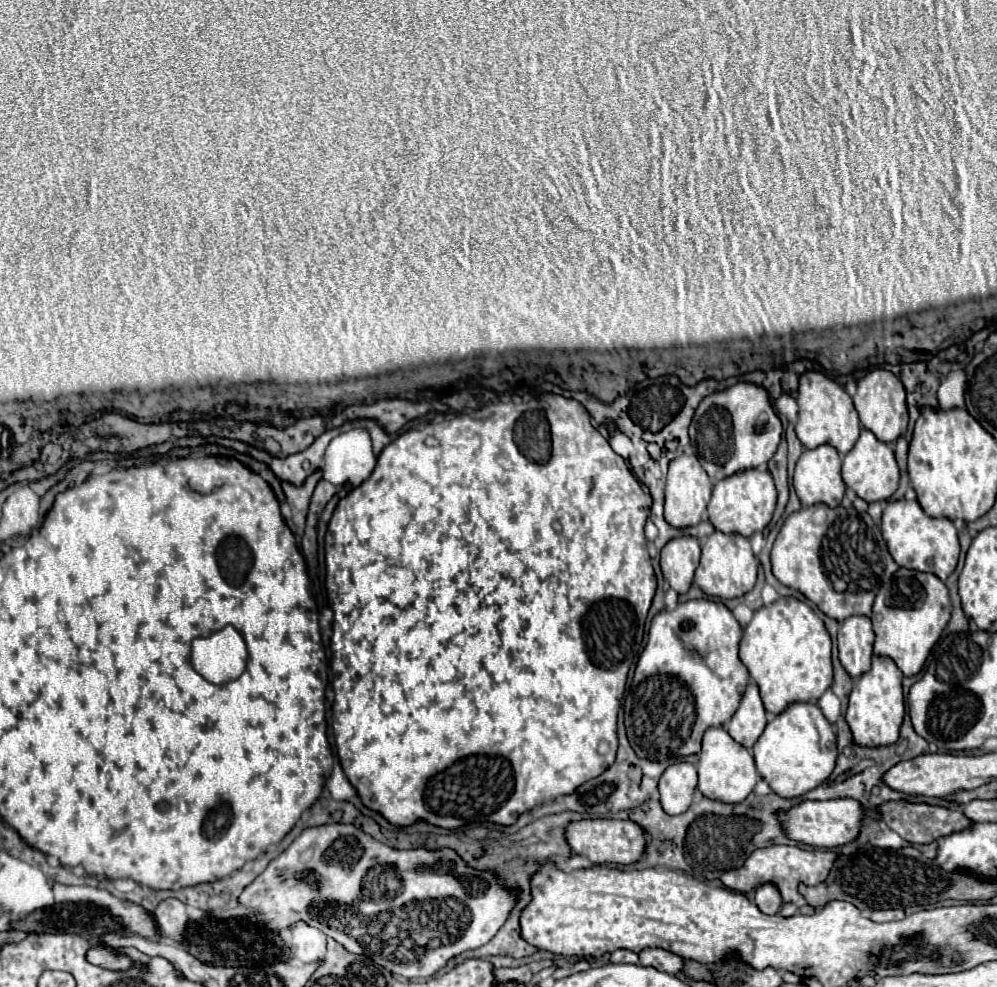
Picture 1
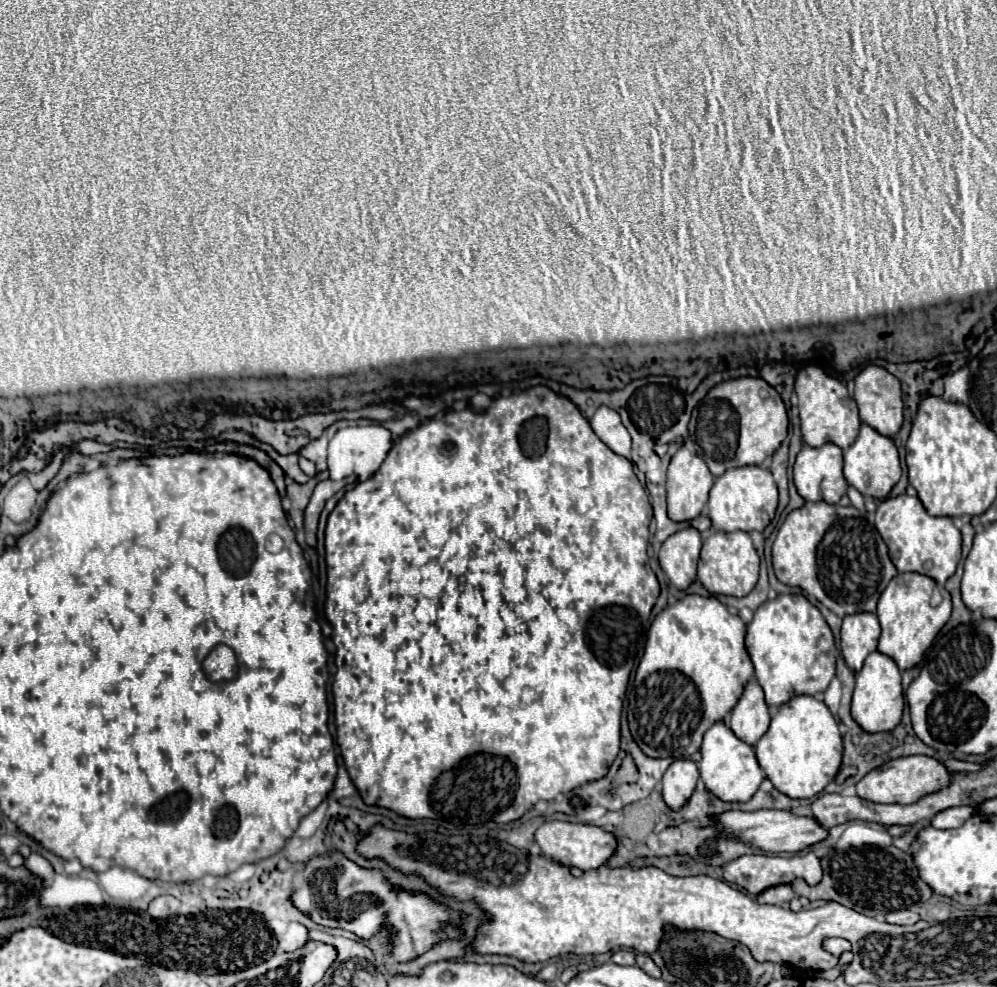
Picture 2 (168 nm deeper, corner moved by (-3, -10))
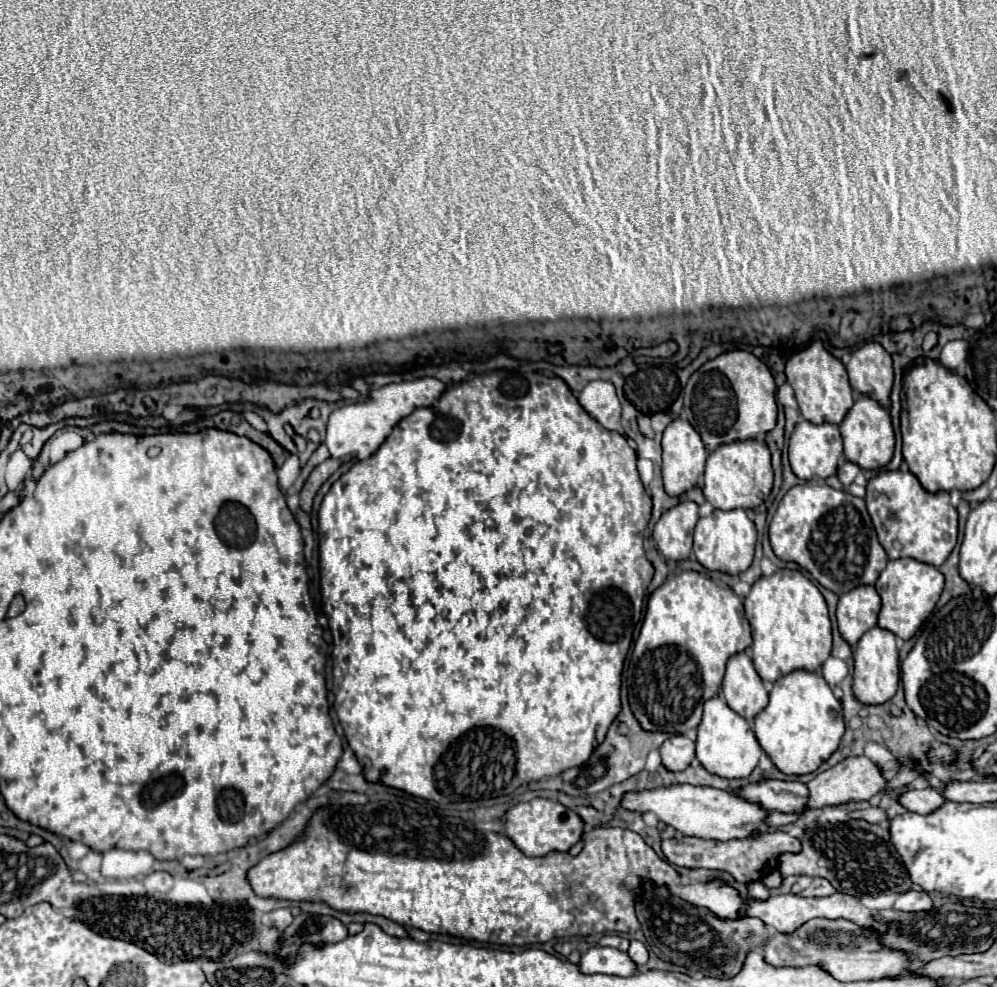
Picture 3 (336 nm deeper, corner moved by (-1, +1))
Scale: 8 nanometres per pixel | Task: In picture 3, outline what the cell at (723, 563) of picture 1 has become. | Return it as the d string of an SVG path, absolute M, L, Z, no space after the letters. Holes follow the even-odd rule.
M742 508L714 510L710 516L700 518L694 528L694 554L698 562L708 570L720 570L734 576L744 572L752 564L754 544L756 544L756 526Z

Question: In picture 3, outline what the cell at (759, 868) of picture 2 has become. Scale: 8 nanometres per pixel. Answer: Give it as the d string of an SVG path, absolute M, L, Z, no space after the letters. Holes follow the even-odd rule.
M754 832L754 836L746 836L742 840L700 840L700 838L678 838L678 840L664 840L662 852L670 864L686 866L686 868L710 868L728 872L736 882L756 882L762 880L768 872L778 868L778 856L782 852L800 852L798 838L788 836L786 832Z

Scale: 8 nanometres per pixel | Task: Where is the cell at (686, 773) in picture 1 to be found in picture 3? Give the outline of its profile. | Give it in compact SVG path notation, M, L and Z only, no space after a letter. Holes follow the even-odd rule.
M686 734L670 736L662 744L660 754L662 754L662 764L668 770L674 770L674 772L684 770L690 766L692 758L694 758L694 742Z

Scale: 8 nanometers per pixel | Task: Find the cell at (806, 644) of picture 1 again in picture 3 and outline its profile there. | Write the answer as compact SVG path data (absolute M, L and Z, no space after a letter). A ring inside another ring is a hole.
M782 568L782 570L776 570L772 576L760 576L752 584L750 594L744 598L744 610L752 626L752 660L762 680L774 682L778 676L784 676L794 668L818 670L824 664L824 660L830 656L832 626L830 626L826 600L820 594L820 590L800 570Z

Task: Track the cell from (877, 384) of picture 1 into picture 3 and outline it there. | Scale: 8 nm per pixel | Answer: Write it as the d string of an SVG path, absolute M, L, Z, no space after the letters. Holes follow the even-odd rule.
M868 342L854 350L846 370L854 390L868 394L884 408L890 408L890 390L894 378L892 358L878 342Z

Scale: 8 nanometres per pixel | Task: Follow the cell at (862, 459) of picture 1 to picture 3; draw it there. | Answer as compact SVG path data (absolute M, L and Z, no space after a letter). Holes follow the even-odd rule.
M856 394L854 406L848 410L844 420L840 422L840 432L844 438L844 456L856 462L860 468L876 470L884 468L892 460L894 452L894 430L890 422L890 414L876 400L866 394Z

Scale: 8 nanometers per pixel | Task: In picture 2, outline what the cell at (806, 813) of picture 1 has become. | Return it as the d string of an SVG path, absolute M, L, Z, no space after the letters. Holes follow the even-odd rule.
M728 811L728 813L722 813L720 819L714 819L714 821L728 835L738 837L740 841L752 841L762 851L770 851L770 853L796 853L828 837L828 829L820 827L816 819L806 817L806 815L796 815L792 811L752 811L752 813Z

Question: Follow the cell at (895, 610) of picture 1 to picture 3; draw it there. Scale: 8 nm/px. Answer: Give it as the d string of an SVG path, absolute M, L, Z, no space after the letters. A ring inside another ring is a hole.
M914 558L888 560L888 566L880 572L876 580L876 590L882 598L882 610L878 616L878 626L890 630L902 640L910 640L926 616L934 610L944 588L944 576L938 568L918 562Z

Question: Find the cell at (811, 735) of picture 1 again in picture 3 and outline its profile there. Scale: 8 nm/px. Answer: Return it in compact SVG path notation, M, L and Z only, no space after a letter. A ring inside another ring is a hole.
M794 670L774 682L768 706L756 714L754 732L780 772L790 776L810 774L830 758L842 740L842 704L822 674Z

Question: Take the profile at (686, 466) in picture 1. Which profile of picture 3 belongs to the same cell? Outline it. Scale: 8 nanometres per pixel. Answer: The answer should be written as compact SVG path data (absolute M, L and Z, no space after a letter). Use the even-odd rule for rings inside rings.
M676 418L672 420L662 436L662 478L664 478L664 488L670 496L680 496L682 492L690 490L692 486L698 484L704 464L706 464L706 448L702 444L700 434L690 426L690 422Z

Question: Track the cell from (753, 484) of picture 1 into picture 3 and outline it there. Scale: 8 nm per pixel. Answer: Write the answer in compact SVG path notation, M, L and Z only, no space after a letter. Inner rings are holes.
M736 440L734 444L720 444L706 458L702 476L702 490L706 500L718 510L756 508L772 490L770 450L762 440Z

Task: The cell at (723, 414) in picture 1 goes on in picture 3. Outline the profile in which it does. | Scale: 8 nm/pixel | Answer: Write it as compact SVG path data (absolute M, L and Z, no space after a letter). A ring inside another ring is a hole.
M732 350L702 364L684 386L690 424L700 432L708 452L720 444L756 438L776 426L776 382L764 362L744 350Z

